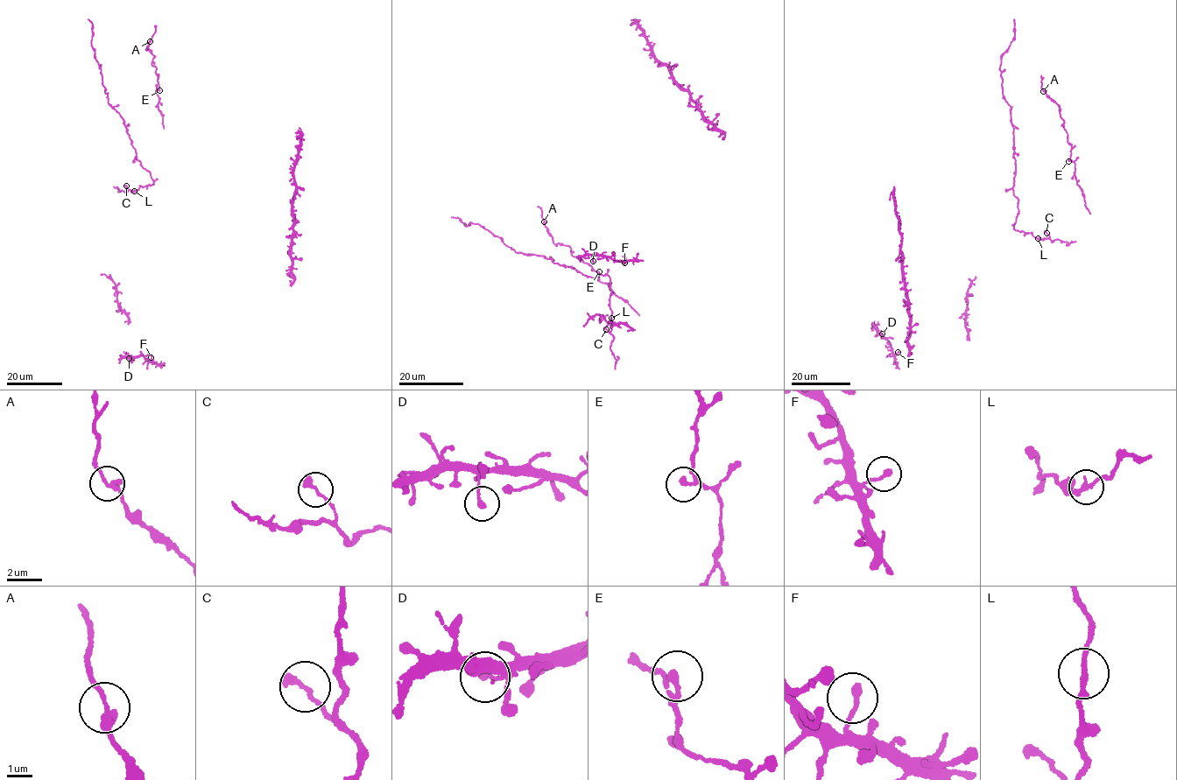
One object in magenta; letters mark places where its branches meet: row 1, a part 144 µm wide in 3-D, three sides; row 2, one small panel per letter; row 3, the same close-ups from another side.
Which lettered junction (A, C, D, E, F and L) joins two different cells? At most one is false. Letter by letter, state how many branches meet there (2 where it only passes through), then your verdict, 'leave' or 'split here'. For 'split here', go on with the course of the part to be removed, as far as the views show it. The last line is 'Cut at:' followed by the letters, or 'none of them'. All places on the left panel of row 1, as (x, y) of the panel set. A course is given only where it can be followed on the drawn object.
A: 2 branches meet; leave
C: 1 branches meet; leave
D: 1 branches meet; leave
E: 2 branches meet; leave
F: 1 branches meet; leave
L: 2 branches meet; leave
Cut at: none of them

